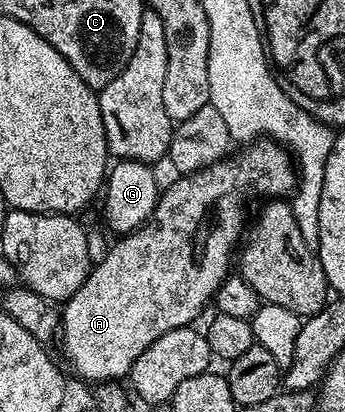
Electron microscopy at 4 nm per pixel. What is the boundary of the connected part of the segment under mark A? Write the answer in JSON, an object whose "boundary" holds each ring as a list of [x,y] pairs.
{"boundary":[[[262,139],[245,149],[248,150],[236,158],[219,161],[197,173],[177,176],[177,181],[159,194],[152,217],[139,229],[117,240],[120,242],[109,248],[106,259],[95,262],[86,283],[74,291],[69,301],[63,302],[59,336],[62,341],[64,337],[64,353],[82,380],[119,382],[119,377],[127,378],[131,374],[134,359],[138,359],[154,339],[171,329],[191,326],[195,322],[192,320],[207,305],[209,308],[218,287],[222,287],[230,275],[228,268],[231,265],[233,268],[234,254],[246,233],[244,204],[255,197],[284,199],[295,190],[298,173],[292,155],[286,149]]]}

